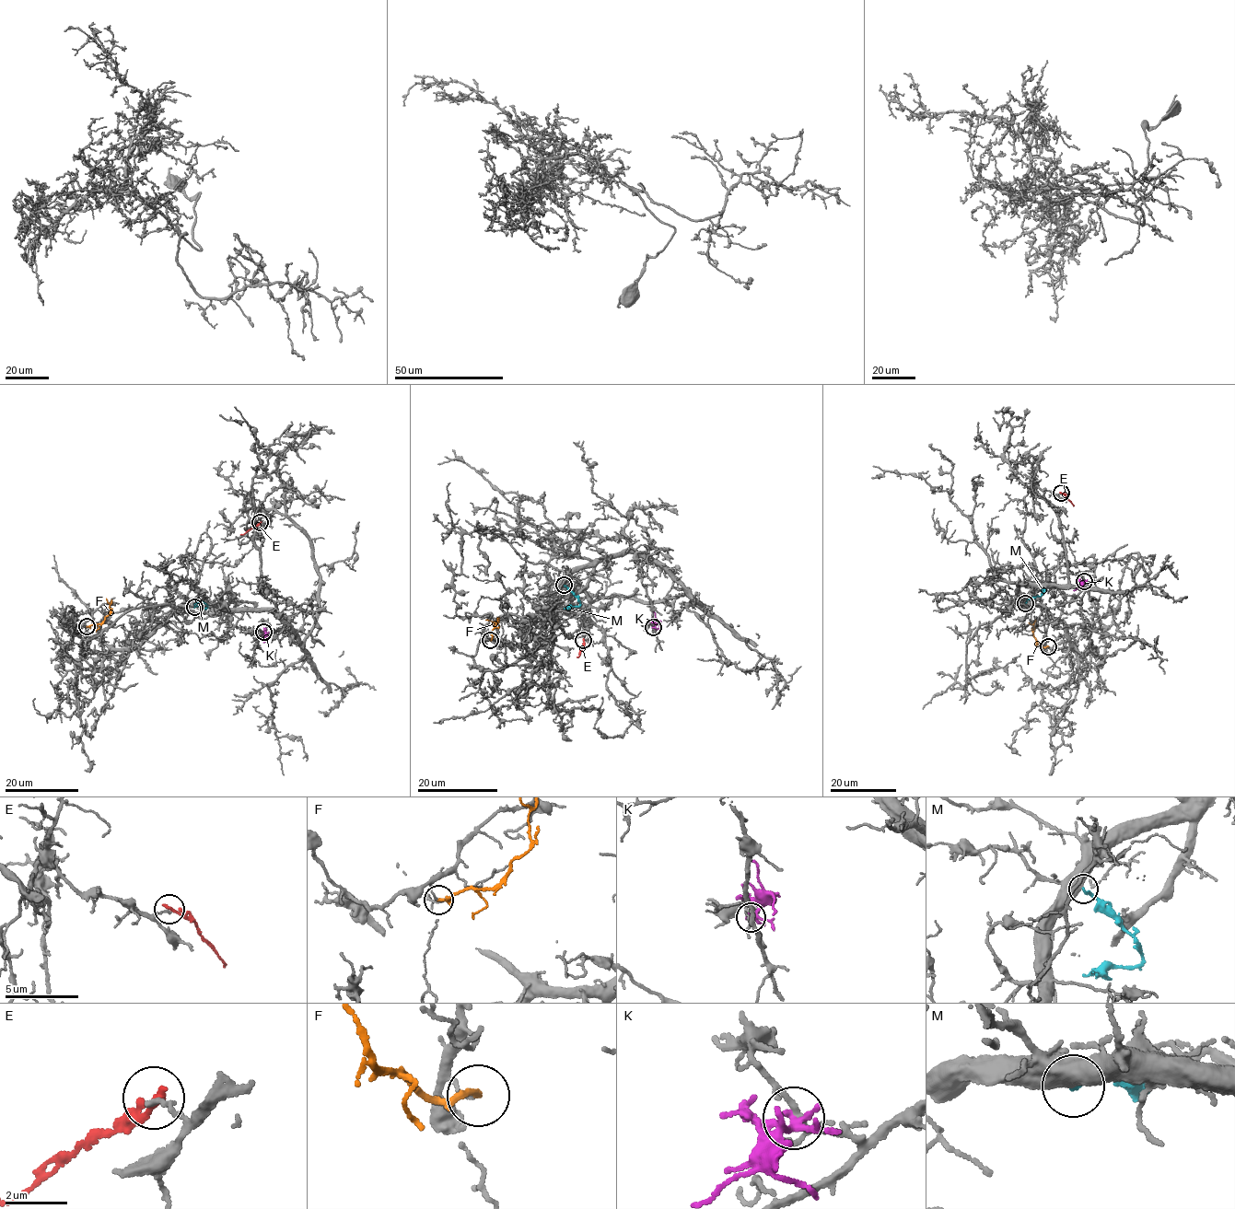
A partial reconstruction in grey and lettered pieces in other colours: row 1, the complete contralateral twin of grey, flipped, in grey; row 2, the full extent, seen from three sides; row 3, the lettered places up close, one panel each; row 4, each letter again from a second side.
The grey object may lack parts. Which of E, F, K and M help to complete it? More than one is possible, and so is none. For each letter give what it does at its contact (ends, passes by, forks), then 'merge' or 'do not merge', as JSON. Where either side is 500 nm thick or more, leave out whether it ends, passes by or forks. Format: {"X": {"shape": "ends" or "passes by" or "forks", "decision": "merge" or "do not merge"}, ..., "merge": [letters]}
{"E": {"shape": "ends", "decision": "do not merge"}, "F": {"shape": "ends", "decision": "do not merge"}, "K": {"shape": "passes by", "decision": "do not merge"}, "M": {"decision": "do not merge"}, "merge": []}

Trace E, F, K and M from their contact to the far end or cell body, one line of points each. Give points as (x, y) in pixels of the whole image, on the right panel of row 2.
E: (1061, 494), (1066, 495), (1073, 505)
F: (1048, 646), (1037, 643), (1034, 627), (1029, 622)
K: (1084, 581), (1073, 590)
M: (1025, 602), (1040, 596), (1044, 590), (1042, 588)

